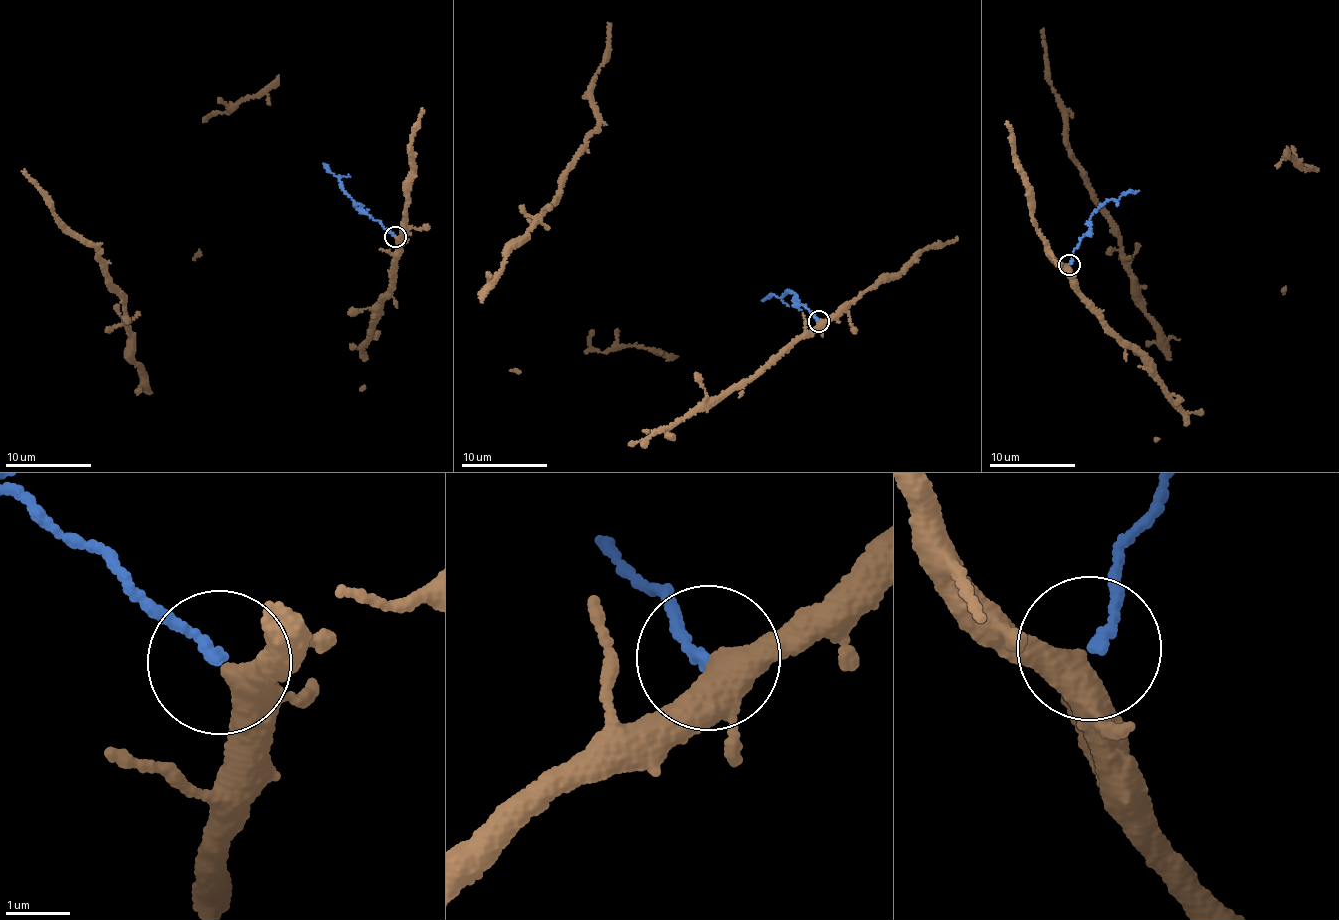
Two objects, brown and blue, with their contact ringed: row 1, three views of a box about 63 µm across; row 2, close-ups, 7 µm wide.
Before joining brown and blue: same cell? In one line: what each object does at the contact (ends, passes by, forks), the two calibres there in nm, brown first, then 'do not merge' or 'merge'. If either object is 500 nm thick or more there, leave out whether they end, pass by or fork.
brown forks there; blue ends there; 360 nm thick on the brown side, 150 nm on the other; do not merge

